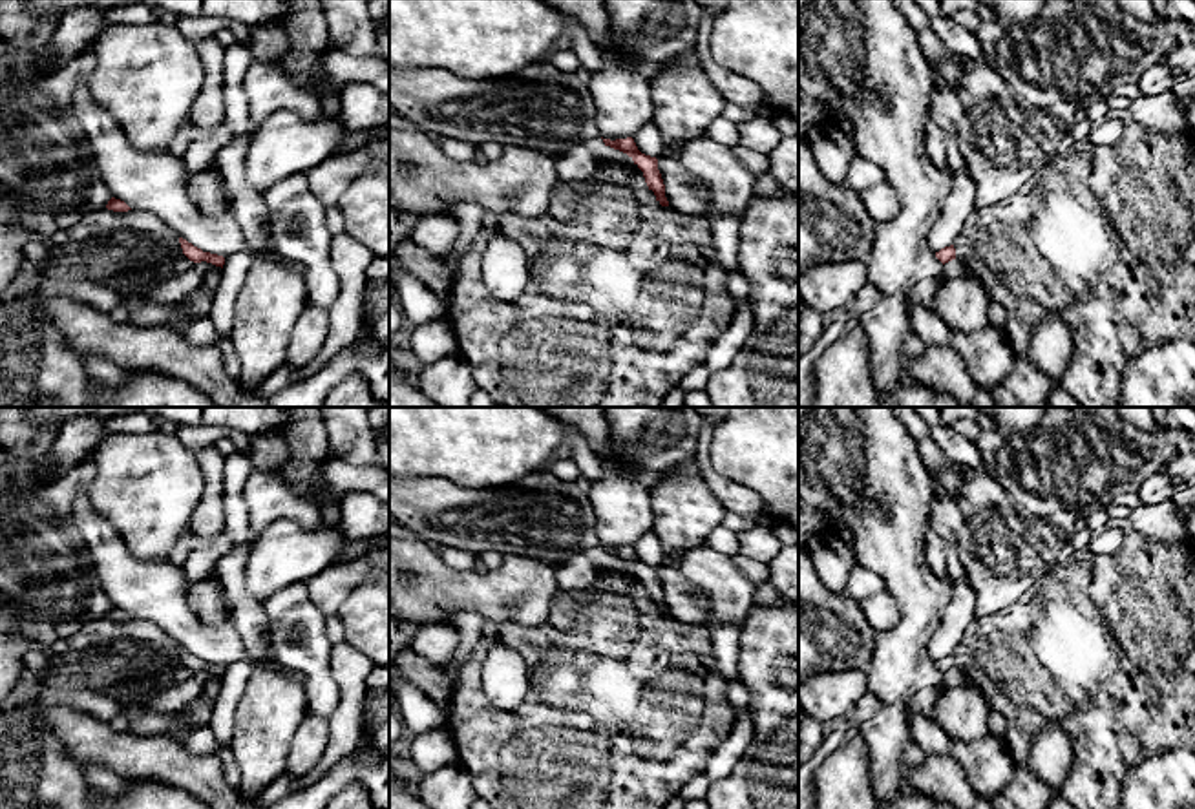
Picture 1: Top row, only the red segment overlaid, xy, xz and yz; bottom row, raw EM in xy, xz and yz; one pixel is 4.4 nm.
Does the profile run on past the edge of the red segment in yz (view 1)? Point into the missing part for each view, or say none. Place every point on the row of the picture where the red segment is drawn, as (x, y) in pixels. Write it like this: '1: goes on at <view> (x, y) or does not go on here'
1: does not go on here

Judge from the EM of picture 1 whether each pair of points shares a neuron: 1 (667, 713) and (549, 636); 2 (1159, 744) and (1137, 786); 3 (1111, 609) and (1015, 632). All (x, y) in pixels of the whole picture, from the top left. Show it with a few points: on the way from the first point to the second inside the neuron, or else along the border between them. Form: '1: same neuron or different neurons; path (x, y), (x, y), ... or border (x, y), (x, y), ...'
1: same neuron; path (638, 693), (613, 691), (594, 682), (578, 665)
2: different neurons; border (1175, 745), (1137, 762), (1120, 784)
3: same neuron; path (1088, 618), (1073, 627), (1038, 632)

